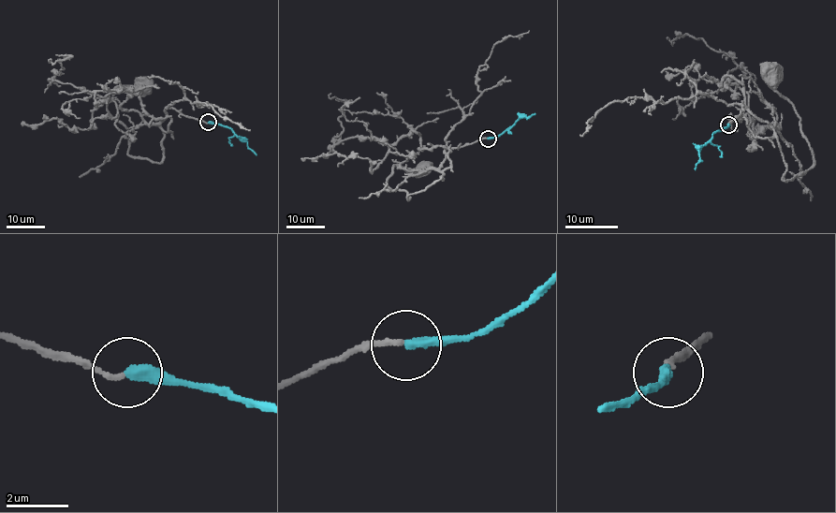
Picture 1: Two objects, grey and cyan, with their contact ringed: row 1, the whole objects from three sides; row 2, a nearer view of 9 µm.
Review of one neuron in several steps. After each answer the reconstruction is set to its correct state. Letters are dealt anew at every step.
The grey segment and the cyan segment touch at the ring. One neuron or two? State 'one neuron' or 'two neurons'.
one neuron

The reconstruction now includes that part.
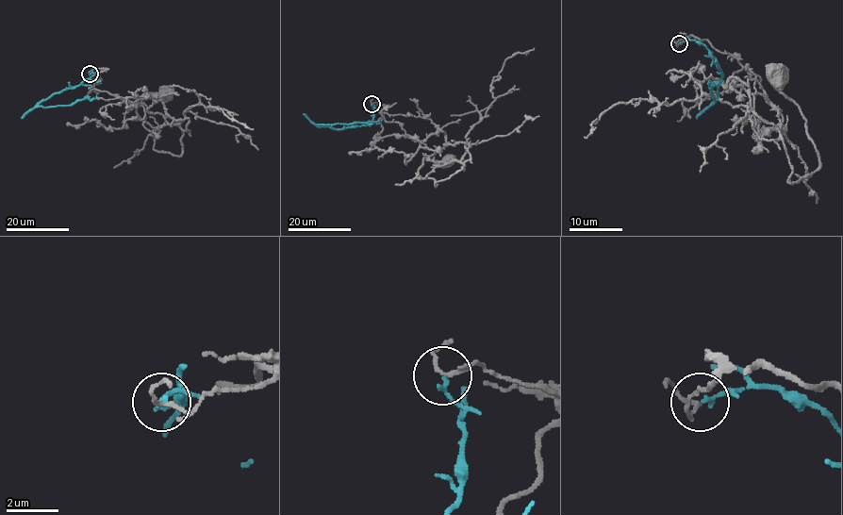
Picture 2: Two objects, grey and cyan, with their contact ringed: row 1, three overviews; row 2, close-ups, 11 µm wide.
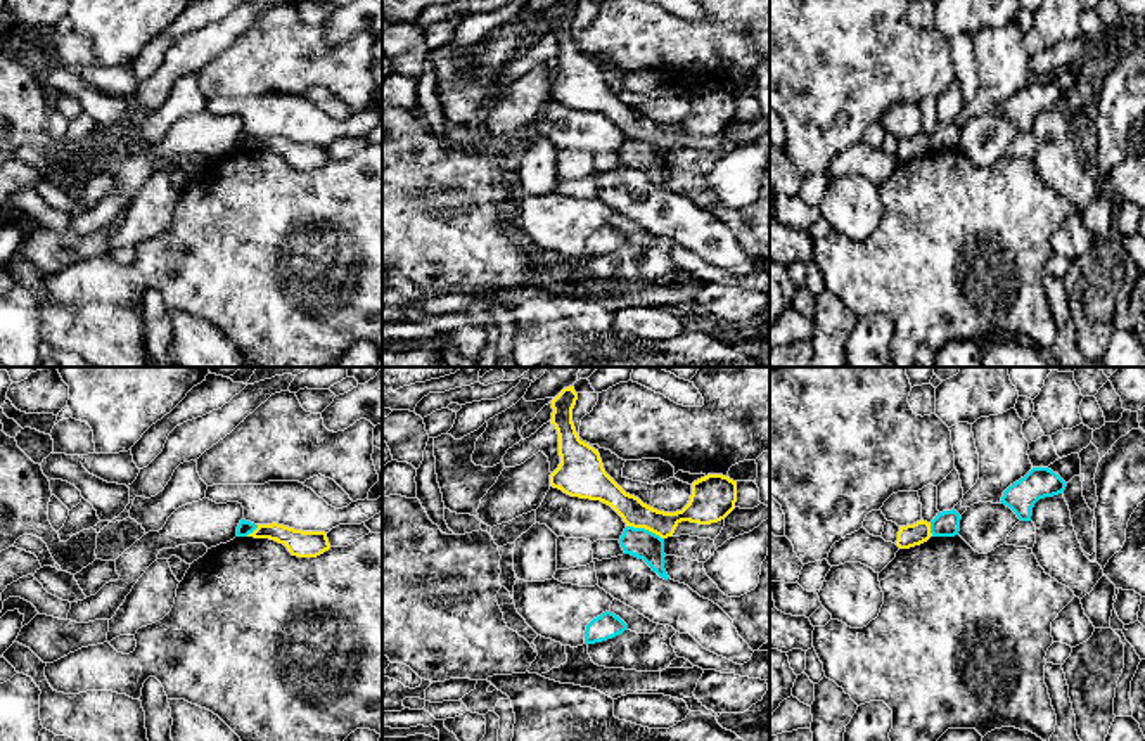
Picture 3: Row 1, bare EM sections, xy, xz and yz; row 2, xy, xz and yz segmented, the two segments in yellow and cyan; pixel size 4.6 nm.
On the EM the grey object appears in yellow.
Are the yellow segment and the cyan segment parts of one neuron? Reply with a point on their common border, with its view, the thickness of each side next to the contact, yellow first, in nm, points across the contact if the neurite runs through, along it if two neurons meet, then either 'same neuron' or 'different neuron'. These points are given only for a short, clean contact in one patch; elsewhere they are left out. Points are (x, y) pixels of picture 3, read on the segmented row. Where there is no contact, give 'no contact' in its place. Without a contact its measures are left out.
xz (646, 528) | 120/140 nm | along xz (626, 525), (647, 528), (663, 539) | different neuron

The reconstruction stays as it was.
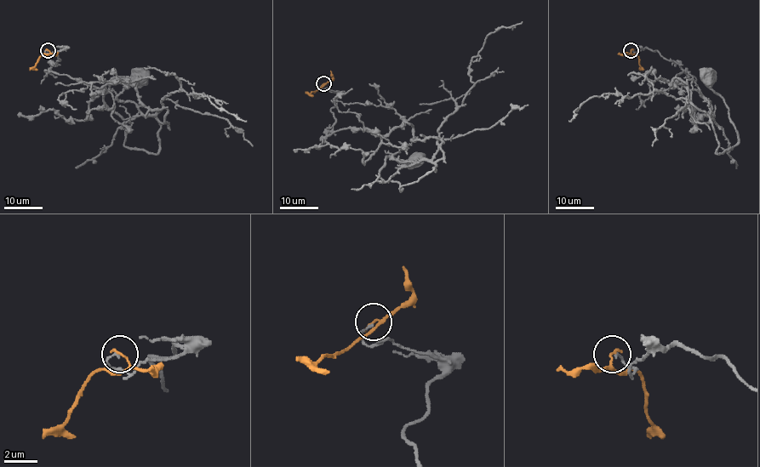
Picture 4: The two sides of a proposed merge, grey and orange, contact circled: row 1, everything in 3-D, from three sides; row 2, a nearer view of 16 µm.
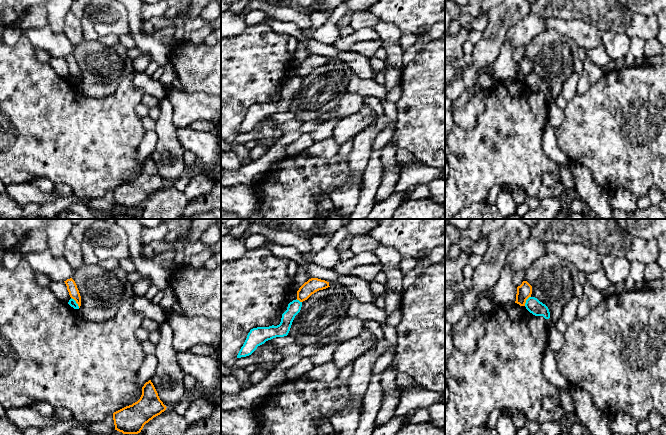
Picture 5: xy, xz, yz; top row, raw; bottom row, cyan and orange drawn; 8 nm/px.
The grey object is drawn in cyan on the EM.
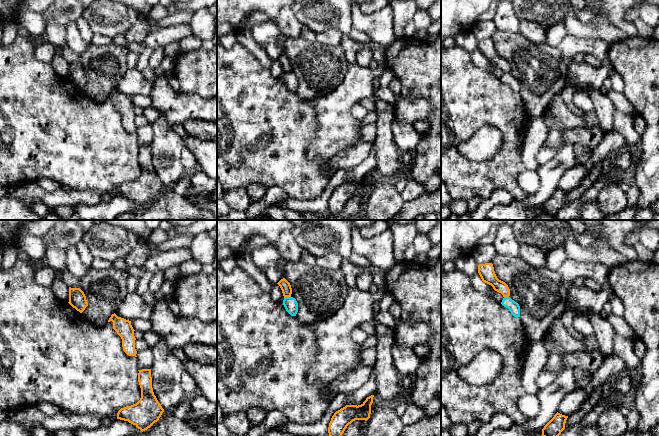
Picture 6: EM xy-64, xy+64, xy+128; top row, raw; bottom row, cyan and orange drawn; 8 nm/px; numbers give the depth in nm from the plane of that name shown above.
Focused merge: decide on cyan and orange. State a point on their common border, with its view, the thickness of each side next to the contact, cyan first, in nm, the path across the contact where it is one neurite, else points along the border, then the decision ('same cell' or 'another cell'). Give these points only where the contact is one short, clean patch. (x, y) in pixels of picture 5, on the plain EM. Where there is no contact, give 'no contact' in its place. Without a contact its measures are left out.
meets cyan in xy at (75, 78); 60 nm thick on the cyan side, 80 nm on the other; another cell

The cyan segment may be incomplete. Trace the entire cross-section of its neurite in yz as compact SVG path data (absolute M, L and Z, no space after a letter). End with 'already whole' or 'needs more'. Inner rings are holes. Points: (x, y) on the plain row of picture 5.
M529 73L525 79L526 85L535 92L543 92L545 95L550 94L548 83L535 73Z; already whole

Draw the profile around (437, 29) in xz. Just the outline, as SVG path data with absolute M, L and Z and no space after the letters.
M445 21L435 23L428 31L426 31L422 36L427 36L431 40L439 38L445 32Z

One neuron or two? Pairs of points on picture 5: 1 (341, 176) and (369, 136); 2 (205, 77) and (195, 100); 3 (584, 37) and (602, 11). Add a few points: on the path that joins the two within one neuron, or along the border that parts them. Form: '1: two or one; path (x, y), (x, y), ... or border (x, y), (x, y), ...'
1: two; border (348, 158), (350, 180), (336, 188)
2: two; border (182, 90), (201, 91), (210, 94)
3: two; border (569, 19), (580, 19), (588, 22), (601, 32)

